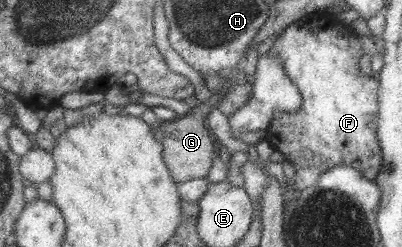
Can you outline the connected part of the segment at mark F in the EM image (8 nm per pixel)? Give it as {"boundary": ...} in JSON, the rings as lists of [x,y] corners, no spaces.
{"boundary":[[[303,18],[285,29],[285,34],[277,38],[267,53],[276,54],[280,58],[286,74],[301,93],[301,108],[297,108],[295,112],[275,110],[269,126],[269,134],[277,138],[273,140],[273,146],[295,167],[292,188],[301,192],[317,185],[319,175],[335,165],[356,168],[367,180],[374,180],[383,160],[377,135],[380,84],[376,78],[372,79],[360,71],[359,58],[365,54],[361,35],[352,29],[348,32],[329,32],[328,27],[313,28],[311,24],[307,26],[307,18]]]}

